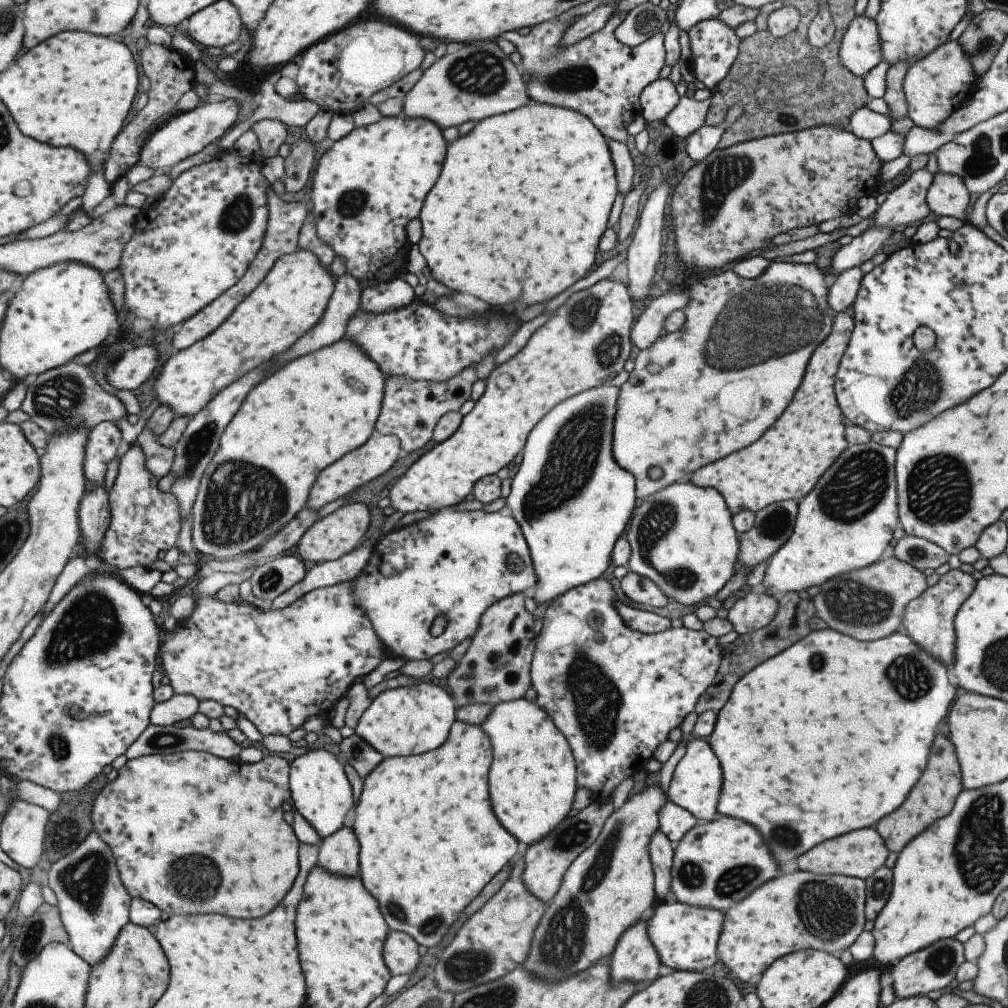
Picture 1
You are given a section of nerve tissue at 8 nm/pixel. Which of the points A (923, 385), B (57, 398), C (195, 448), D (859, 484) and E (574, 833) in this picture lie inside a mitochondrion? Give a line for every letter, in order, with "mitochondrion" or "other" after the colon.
A: mitochondrion
B: mitochondrion
C: mitochondrion
D: mitochondrion
E: mitochondrion

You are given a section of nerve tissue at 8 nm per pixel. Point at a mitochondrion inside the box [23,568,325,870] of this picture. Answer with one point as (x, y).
(90, 626)

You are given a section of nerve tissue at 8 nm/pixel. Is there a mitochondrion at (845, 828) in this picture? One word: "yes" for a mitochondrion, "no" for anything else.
no

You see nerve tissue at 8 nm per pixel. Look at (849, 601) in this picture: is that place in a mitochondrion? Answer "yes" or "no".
yes

